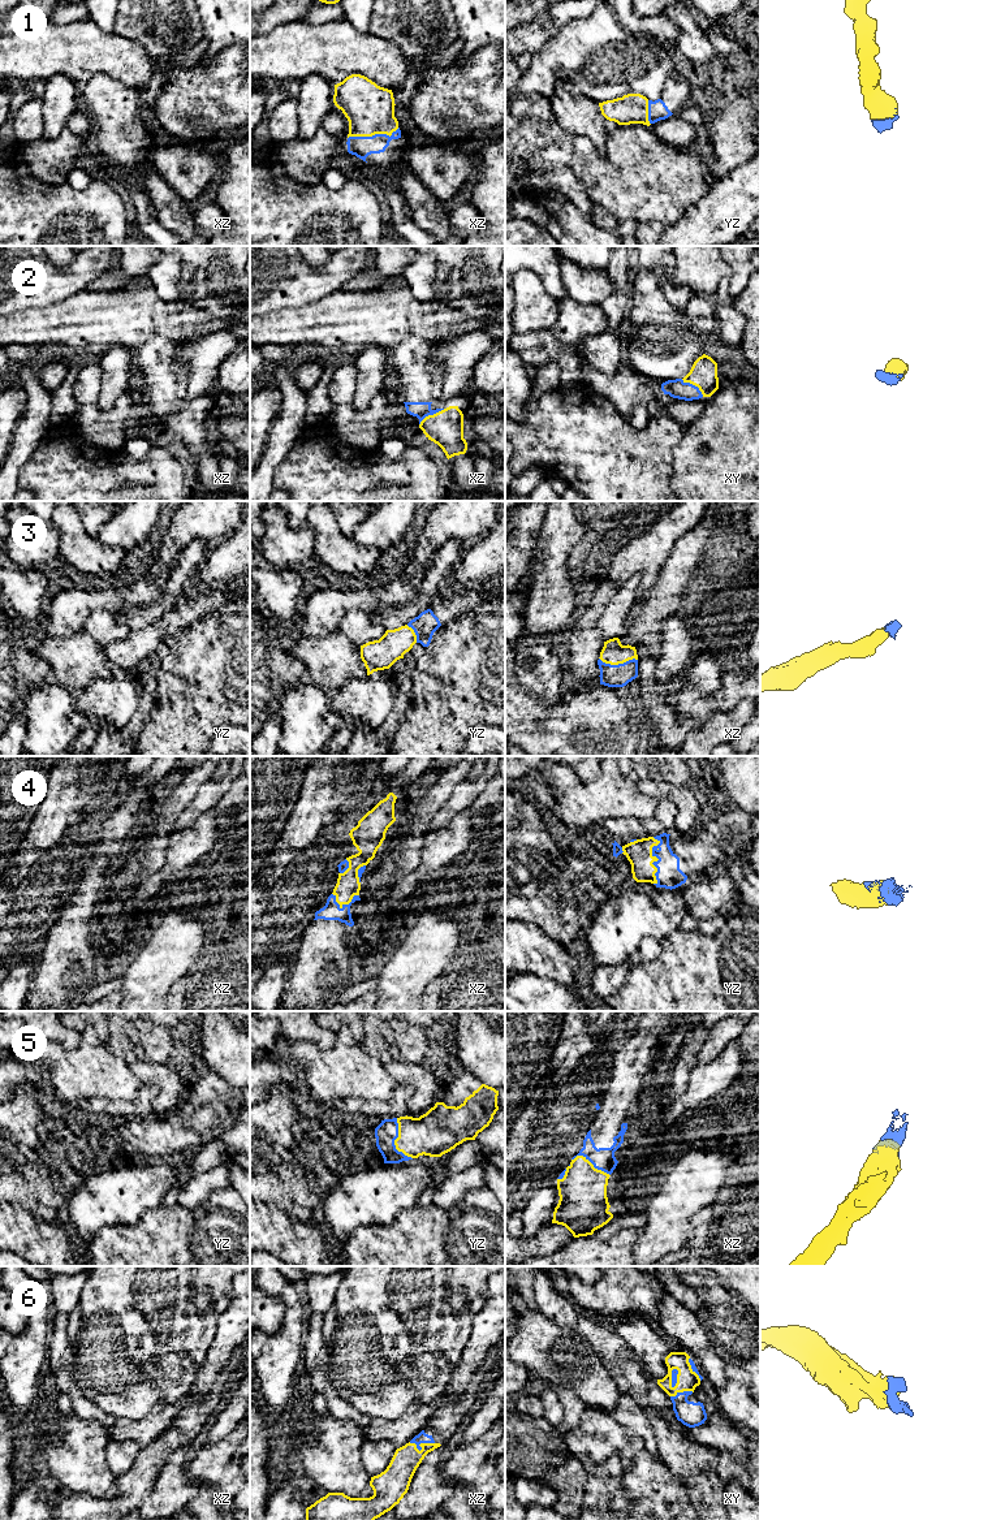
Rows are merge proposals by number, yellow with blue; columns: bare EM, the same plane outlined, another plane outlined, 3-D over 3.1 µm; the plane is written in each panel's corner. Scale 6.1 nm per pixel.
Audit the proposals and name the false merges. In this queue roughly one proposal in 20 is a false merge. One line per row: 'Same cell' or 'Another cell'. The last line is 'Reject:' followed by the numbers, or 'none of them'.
1: Same cell
2: Same cell
3: Same cell
4: Same cell
5: Same cell
6: Same cell
Reject: none of them

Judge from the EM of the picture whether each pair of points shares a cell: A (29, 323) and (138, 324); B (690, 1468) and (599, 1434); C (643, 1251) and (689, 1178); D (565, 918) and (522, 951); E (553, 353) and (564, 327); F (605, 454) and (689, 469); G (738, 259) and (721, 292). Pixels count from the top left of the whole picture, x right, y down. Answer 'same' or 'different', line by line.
A: same
B: different
C: same
D: different
E: different
F: different
G: different

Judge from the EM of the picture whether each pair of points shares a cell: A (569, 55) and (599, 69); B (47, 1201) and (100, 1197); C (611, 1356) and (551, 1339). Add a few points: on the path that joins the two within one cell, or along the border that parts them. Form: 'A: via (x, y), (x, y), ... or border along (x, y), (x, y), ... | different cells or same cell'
A: via (577, 55), (585, 55), (591, 61) | same cell
B: border along (85, 1178), (67, 1205) | different cells
C: border along (574, 1331), (589, 1342), (613, 1378) | different cells

